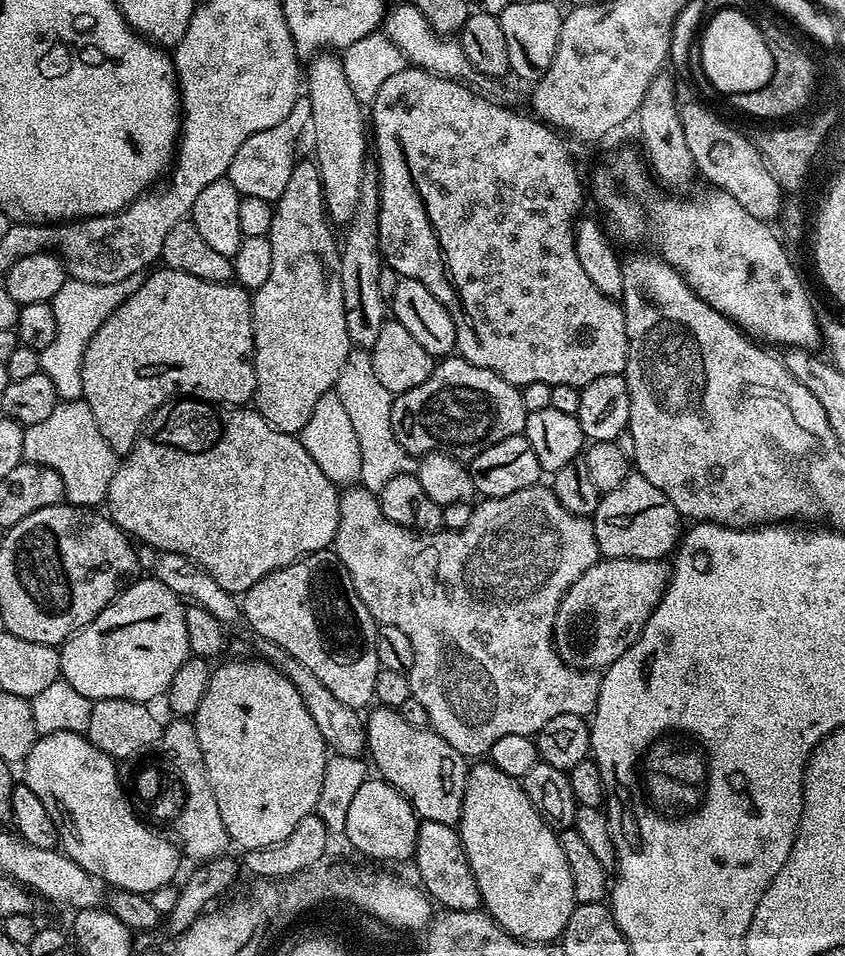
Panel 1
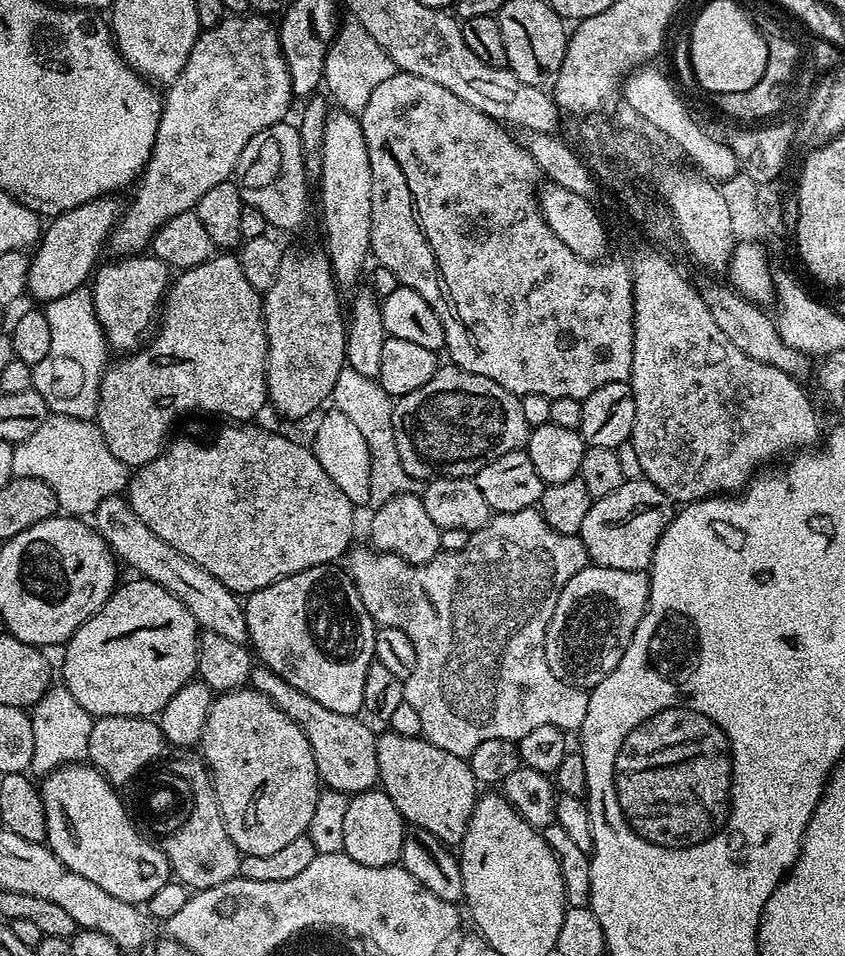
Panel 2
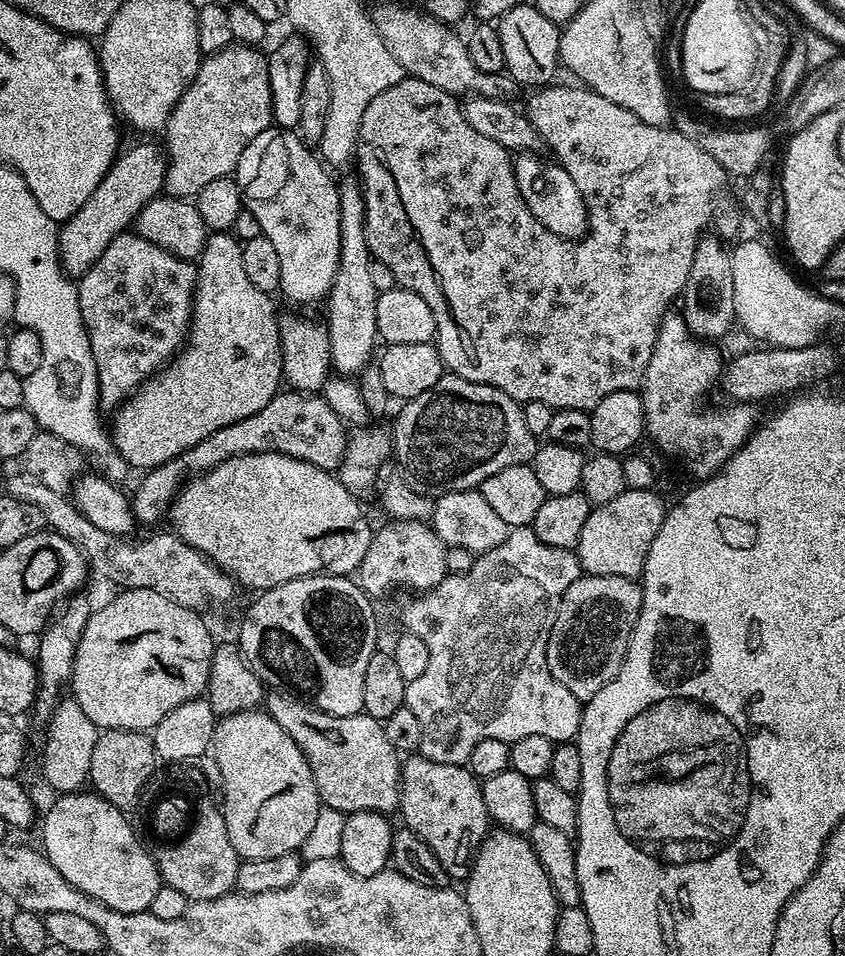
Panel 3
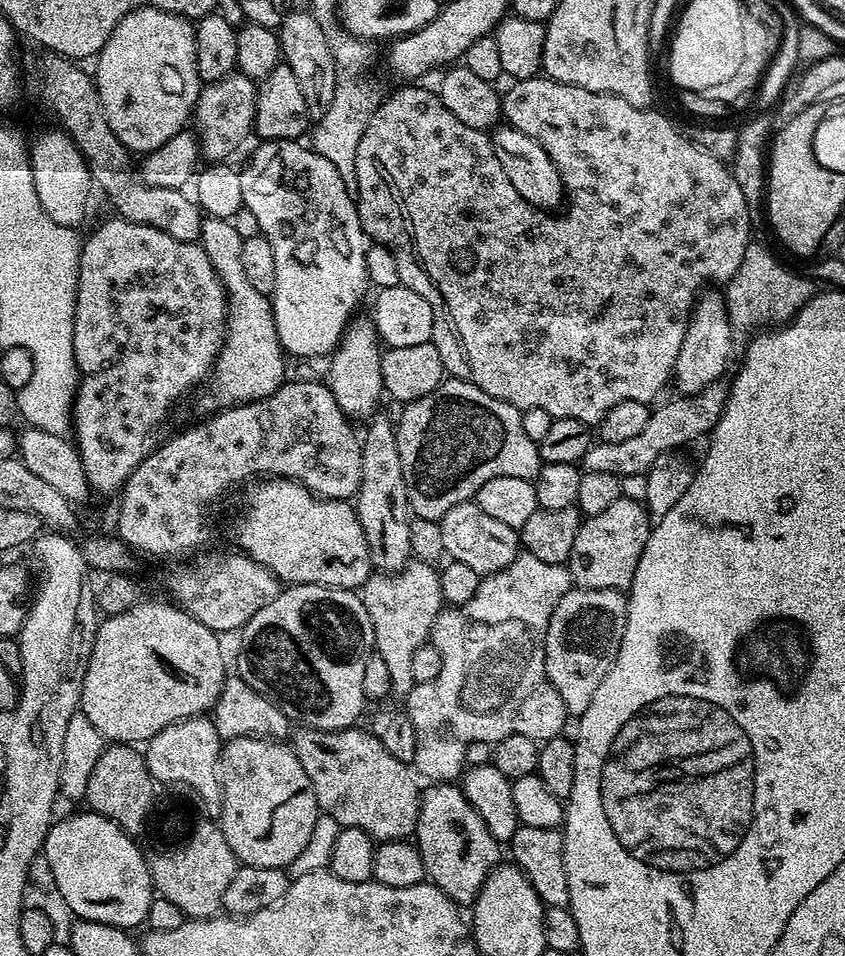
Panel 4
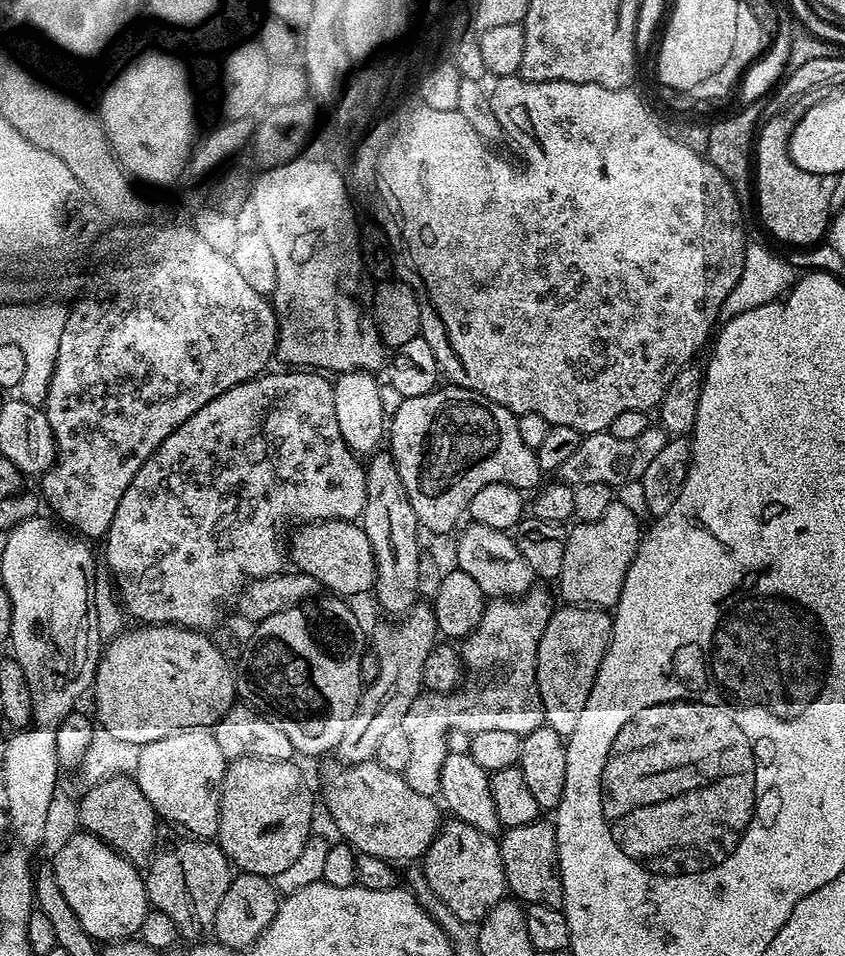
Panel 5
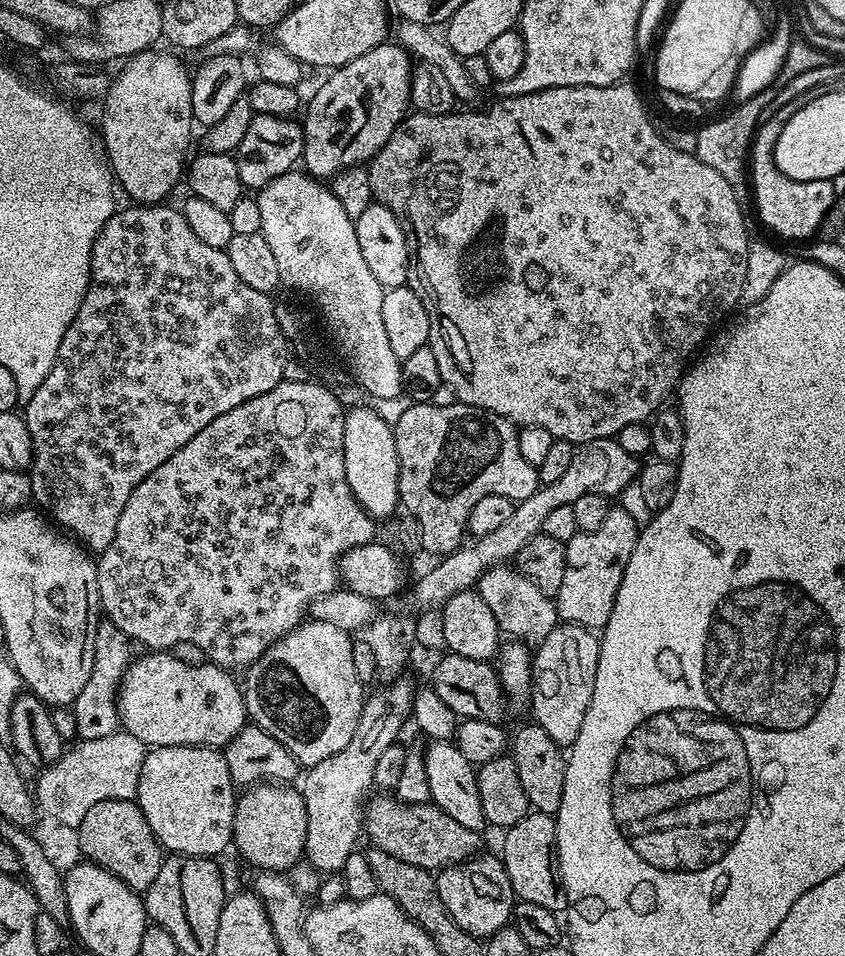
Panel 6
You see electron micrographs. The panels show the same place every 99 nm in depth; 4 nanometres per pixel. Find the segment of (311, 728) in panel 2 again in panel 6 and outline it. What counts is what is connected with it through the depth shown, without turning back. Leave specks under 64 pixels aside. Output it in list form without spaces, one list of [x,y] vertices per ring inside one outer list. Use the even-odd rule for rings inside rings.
[[[381,795],[382,798],[376,798],[369,801],[364,812],[364,834],[370,838],[369,843],[378,849],[383,850],[402,861],[411,865],[429,870],[439,870],[448,867],[453,863],[464,863],[465,860],[473,857],[479,849],[481,835],[472,830],[468,830],[466,826],[461,826],[454,818],[446,814],[440,807],[434,803],[406,803],[399,801],[395,797],[389,795]]]

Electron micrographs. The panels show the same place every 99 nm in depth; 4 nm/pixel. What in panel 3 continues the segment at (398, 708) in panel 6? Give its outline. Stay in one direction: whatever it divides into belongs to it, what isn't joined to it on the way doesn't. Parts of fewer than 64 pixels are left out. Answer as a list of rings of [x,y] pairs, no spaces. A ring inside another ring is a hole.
[[[395,520],[388,522],[385,528],[375,529],[370,546],[366,550],[366,558],[362,558],[358,569],[358,583],[369,598],[384,596],[391,588],[413,588],[413,593],[428,592],[438,582],[444,580],[449,575],[446,564],[447,547],[438,538],[438,534],[433,530],[431,523],[422,520]]]

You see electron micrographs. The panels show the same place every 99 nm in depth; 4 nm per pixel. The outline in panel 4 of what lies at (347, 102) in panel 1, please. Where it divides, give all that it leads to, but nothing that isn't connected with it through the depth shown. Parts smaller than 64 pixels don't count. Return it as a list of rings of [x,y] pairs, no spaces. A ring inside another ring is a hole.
[[[357,315],[349,323],[340,345],[330,357],[330,363],[332,365],[328,368],[326,383],[344,415],[356,422],[371,417],[385,395],[382,382],[382,341],[376,333],[376,325],[373,324],[371,315]]]

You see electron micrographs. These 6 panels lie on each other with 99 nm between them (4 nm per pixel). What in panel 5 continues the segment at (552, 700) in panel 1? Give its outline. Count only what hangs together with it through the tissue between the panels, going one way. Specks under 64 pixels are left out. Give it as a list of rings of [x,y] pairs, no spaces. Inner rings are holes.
[[[533,590],[519,598],[496,598],[487,605],[481,622],[466,639],[462,647],[462,663],[466,675],[462,687],[447,694],[425,691],[410,706],[404,719],[406,734],[410,734],[410,762],[403,776],[411,789],[435,797],[440,790],[440,771],[448,757],[448,737],[453,731],[477,733],[482,730],[510,730],[510,734],[528,736],[534,730],[545,727],[544,707],[538,690],[536,663],[538,662],[538,642],[552,617],[554,603],[544,592]]]

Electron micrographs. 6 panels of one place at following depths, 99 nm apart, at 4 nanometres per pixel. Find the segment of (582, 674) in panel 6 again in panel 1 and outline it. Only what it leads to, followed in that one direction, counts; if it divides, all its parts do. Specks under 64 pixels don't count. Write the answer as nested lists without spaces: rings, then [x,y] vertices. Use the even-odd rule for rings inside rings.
[[[597,560],[562,598],[552,627],[552,642],[563,664],[603,670],[642,634],[650,614],[668,589],[670,568],[664,560]]]

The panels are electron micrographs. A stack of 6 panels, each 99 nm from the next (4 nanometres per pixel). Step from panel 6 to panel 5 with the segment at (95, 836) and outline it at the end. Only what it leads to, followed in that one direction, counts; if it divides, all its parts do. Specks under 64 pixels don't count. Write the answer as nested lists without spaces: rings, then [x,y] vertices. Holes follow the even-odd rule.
[[[131,775],[112,777],[98,781],[87,791],[78,800],[79,827],[90,835],[97,836],[99,840],[104,840],[115,852],[121,852],[136,868],[147,869],[154,859],[152,851],[156,848],[158,817],[154,806],[150,806],[150,798],[142,794],[138,782]]]

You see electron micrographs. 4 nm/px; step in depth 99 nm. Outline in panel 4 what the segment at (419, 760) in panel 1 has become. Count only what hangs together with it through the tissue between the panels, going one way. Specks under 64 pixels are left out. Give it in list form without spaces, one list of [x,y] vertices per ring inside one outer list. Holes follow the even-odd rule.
[[[432,782],[427,787],[420,797],[414,833],[416,849],[422,854],[424,875],[454,903],[471,905],[489,872],[501,863],[501,845],[490,834],[486,822],[482,822],[478,810],[464,797],[463,787],[452,782]]]

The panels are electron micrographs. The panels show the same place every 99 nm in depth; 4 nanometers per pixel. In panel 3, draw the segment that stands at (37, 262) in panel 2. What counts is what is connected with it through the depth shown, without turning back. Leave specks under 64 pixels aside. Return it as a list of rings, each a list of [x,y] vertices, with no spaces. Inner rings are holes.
[[[136,144],[127,148],[117,155],[102,182],[94,186],[94,194],[90,194],[90,198],[86,198],[80,209],[69,220],[63,221],[59,229],[60,267],[69,277],[84,276],[86,270],[102,258],[102,250],[110,246],[113,238],[133,227],[142,206],[163,191],[164,175],[168,169],[167,151],[156,144]]]

